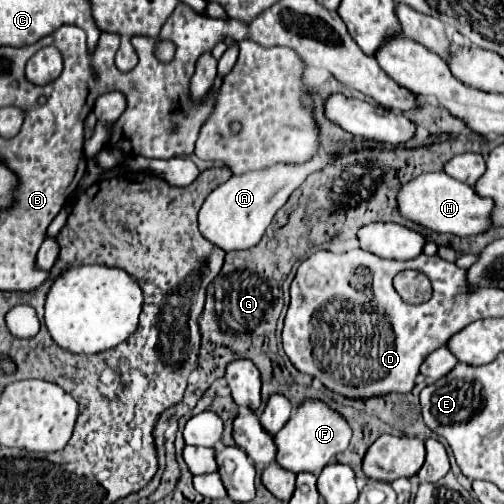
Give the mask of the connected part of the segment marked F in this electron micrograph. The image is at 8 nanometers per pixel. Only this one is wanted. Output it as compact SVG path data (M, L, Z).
M305 400L297 410L295 416L275 434L277 440L277 456L275 462L293 472L321 472L339 452L343 452L351 440L351 428L343 416L333 412L319 400Z

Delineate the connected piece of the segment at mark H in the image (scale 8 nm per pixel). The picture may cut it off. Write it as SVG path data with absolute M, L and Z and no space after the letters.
M427 172L427 174L415 176L415 180L409 180L407 184L399 188L397 208L403 218L423 228L429 228L433 232L473 236L473 234L481 234L491 228L489 214L493 208L493 200L477 196L471 186L459 180L453 180L445 172Z

